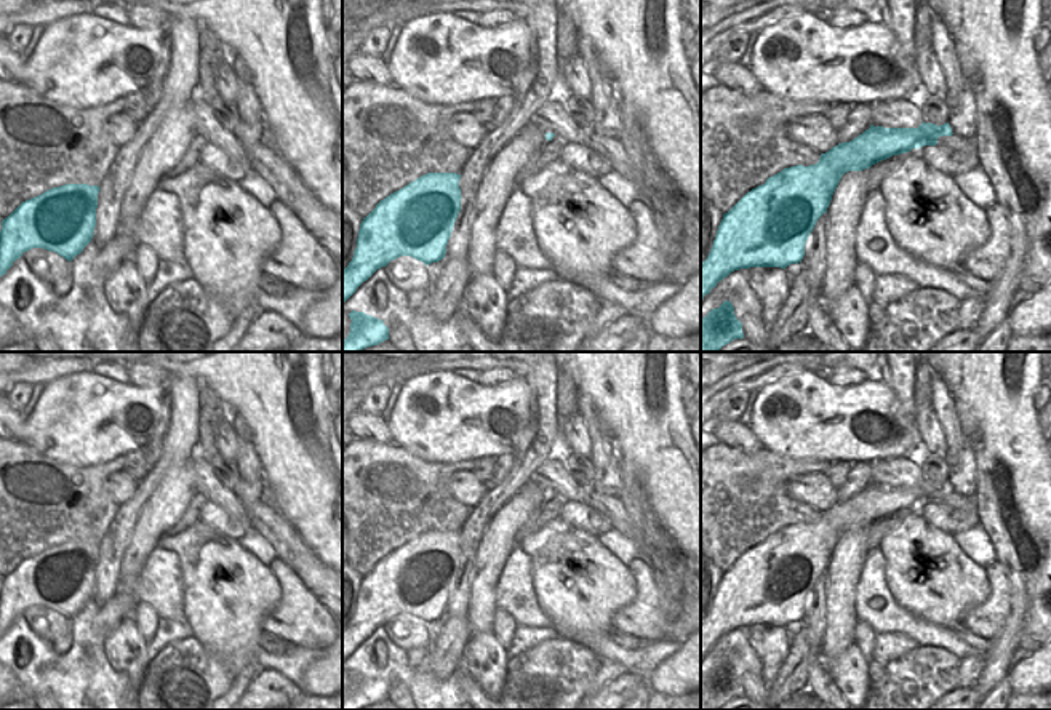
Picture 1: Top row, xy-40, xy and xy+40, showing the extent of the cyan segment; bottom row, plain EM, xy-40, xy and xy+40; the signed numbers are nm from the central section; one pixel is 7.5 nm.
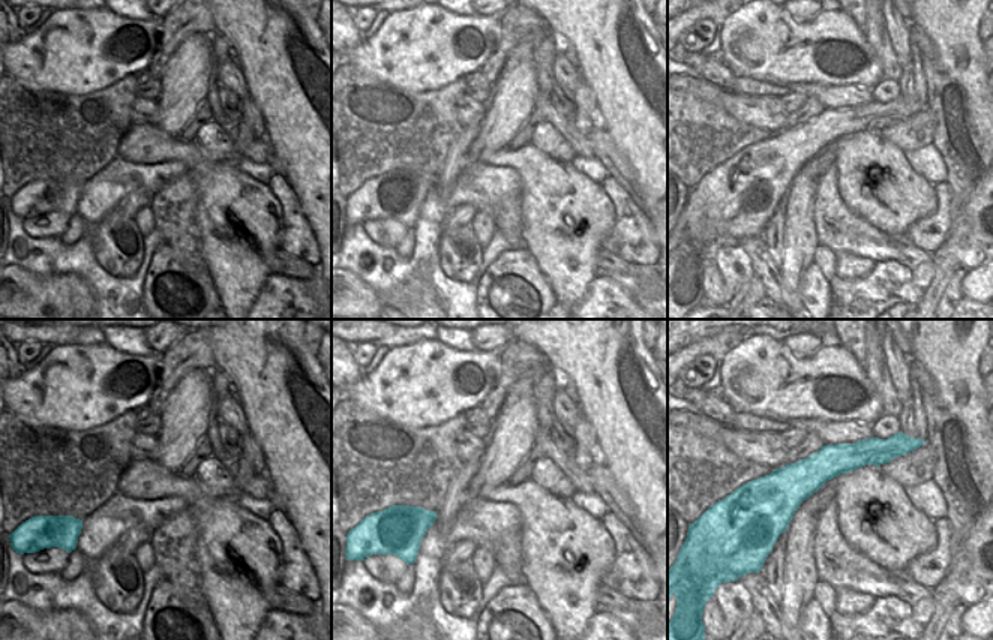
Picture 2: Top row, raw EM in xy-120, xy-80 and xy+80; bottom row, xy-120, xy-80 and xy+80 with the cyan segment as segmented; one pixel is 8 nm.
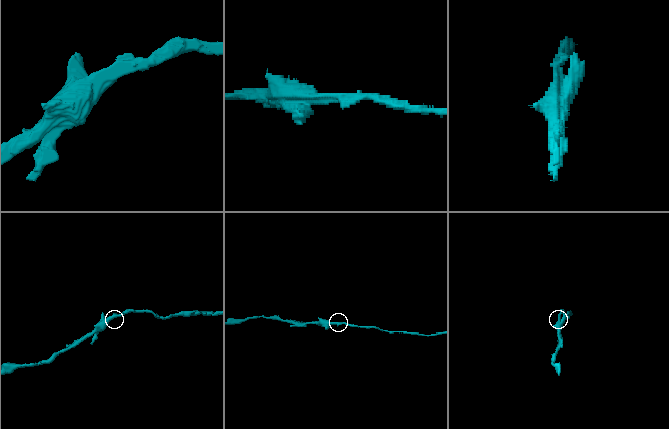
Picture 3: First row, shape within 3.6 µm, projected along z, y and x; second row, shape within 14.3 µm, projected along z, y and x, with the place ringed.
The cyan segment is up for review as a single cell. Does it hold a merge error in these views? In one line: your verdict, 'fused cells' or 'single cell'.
fused cells

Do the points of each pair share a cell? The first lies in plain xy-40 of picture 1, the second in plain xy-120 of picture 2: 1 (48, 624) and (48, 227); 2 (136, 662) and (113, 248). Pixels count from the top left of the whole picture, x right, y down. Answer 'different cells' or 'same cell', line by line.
1: same cell
2: same cell

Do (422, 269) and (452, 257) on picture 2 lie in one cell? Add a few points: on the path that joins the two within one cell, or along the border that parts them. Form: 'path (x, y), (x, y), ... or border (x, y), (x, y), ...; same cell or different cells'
border (440, 233), (440, 269), (447, 276), (467, 284); different cells

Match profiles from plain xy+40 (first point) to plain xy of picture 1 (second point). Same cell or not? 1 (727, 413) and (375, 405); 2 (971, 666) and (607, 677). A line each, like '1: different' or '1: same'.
1: same
2: same

